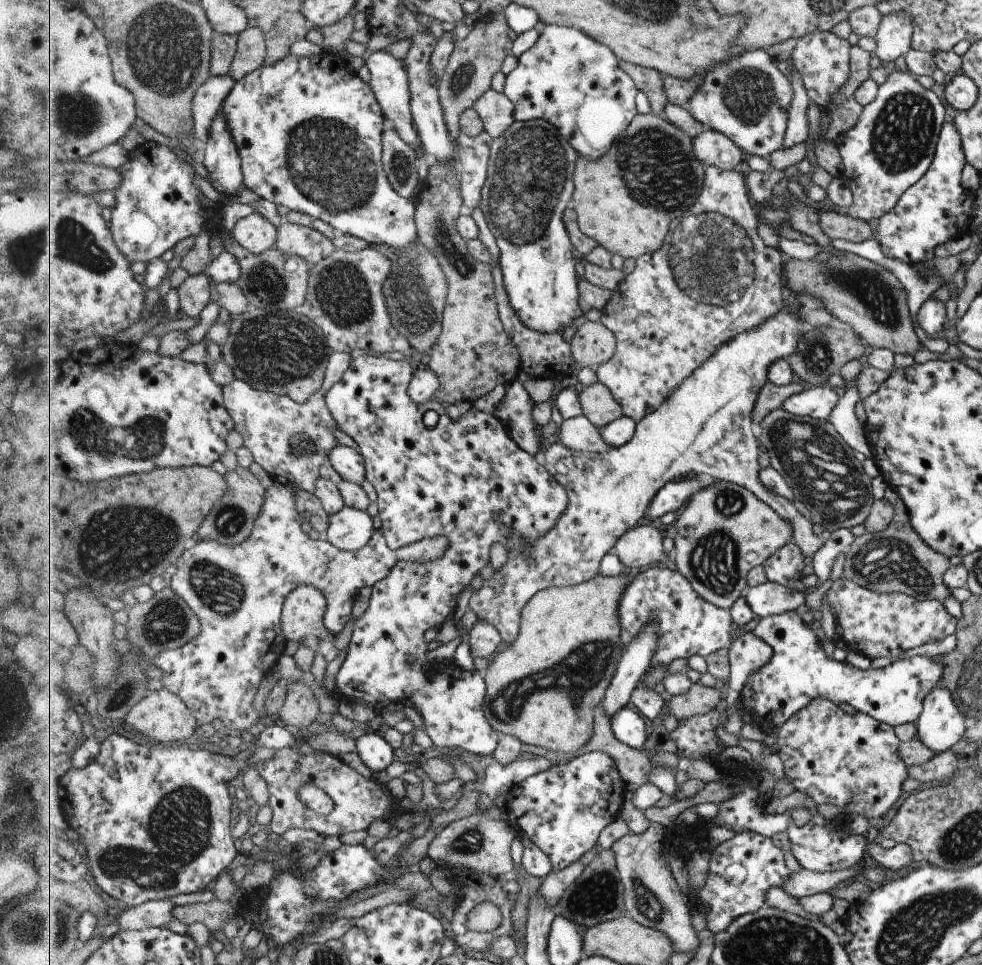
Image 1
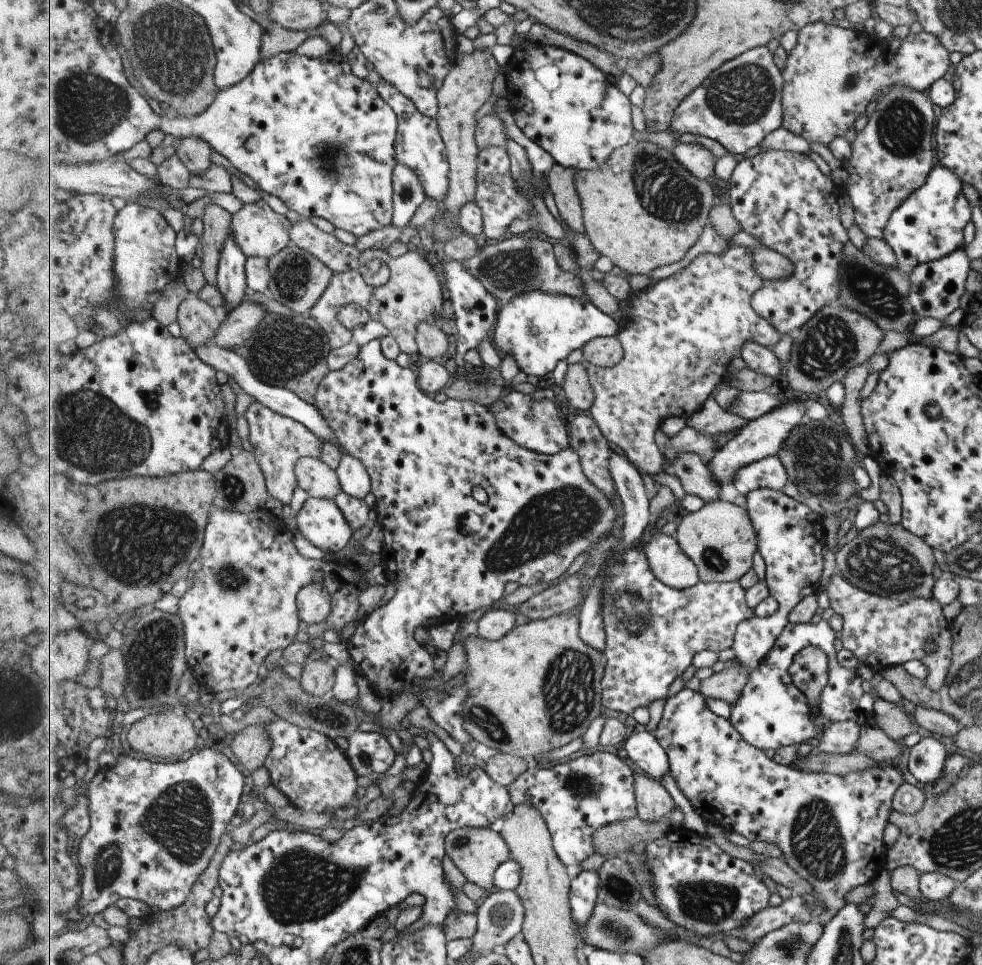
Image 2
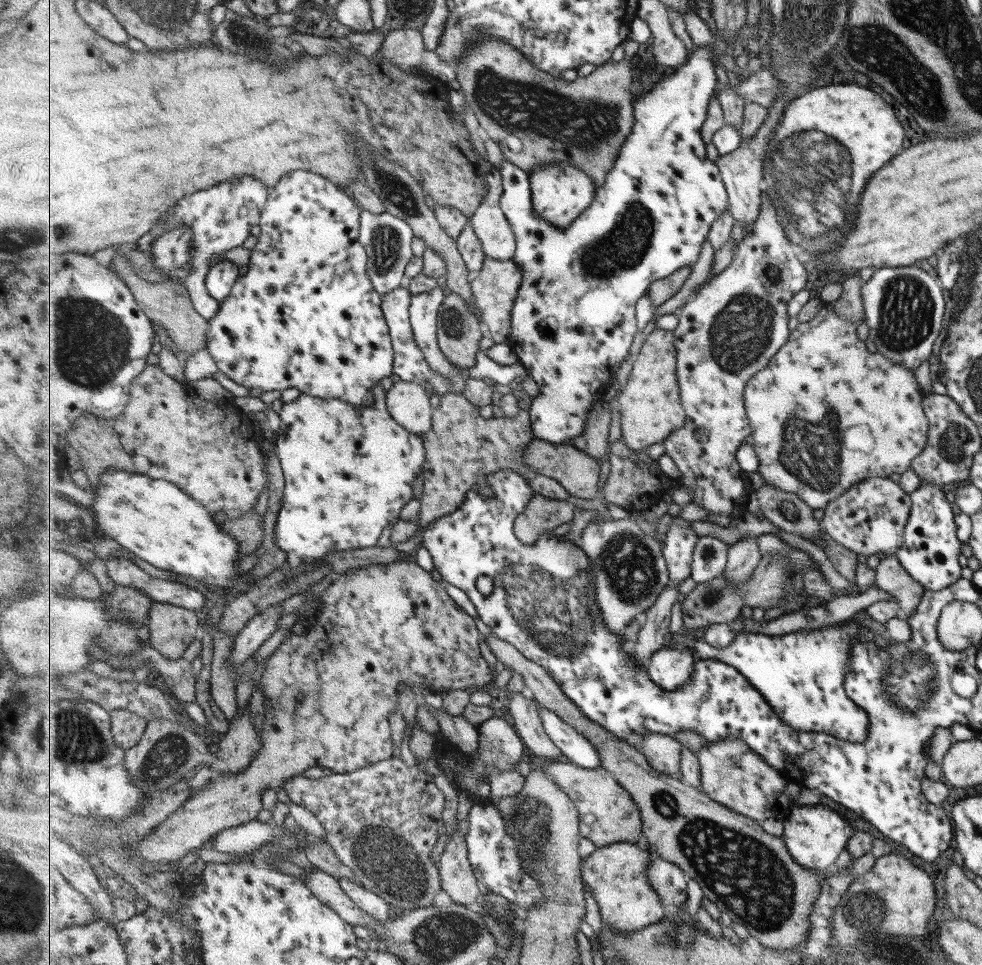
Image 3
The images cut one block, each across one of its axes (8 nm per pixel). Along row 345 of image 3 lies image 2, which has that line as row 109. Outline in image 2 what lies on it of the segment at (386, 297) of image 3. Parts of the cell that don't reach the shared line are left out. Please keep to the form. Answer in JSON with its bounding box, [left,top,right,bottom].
[376,80,451,206]

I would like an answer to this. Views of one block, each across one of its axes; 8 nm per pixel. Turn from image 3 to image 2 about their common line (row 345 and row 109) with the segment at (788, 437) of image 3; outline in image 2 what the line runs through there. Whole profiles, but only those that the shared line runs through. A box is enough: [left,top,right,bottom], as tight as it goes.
[782,22,952,147]

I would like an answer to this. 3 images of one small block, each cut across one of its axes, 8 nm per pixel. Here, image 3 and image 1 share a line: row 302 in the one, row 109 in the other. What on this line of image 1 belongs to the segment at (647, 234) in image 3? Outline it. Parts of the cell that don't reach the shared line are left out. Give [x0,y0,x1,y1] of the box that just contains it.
[504,24,639,161]

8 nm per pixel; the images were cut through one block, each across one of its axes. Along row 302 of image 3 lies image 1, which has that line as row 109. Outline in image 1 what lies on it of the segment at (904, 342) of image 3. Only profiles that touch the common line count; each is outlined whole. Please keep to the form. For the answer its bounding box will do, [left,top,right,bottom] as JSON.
[837,70,945,220]

